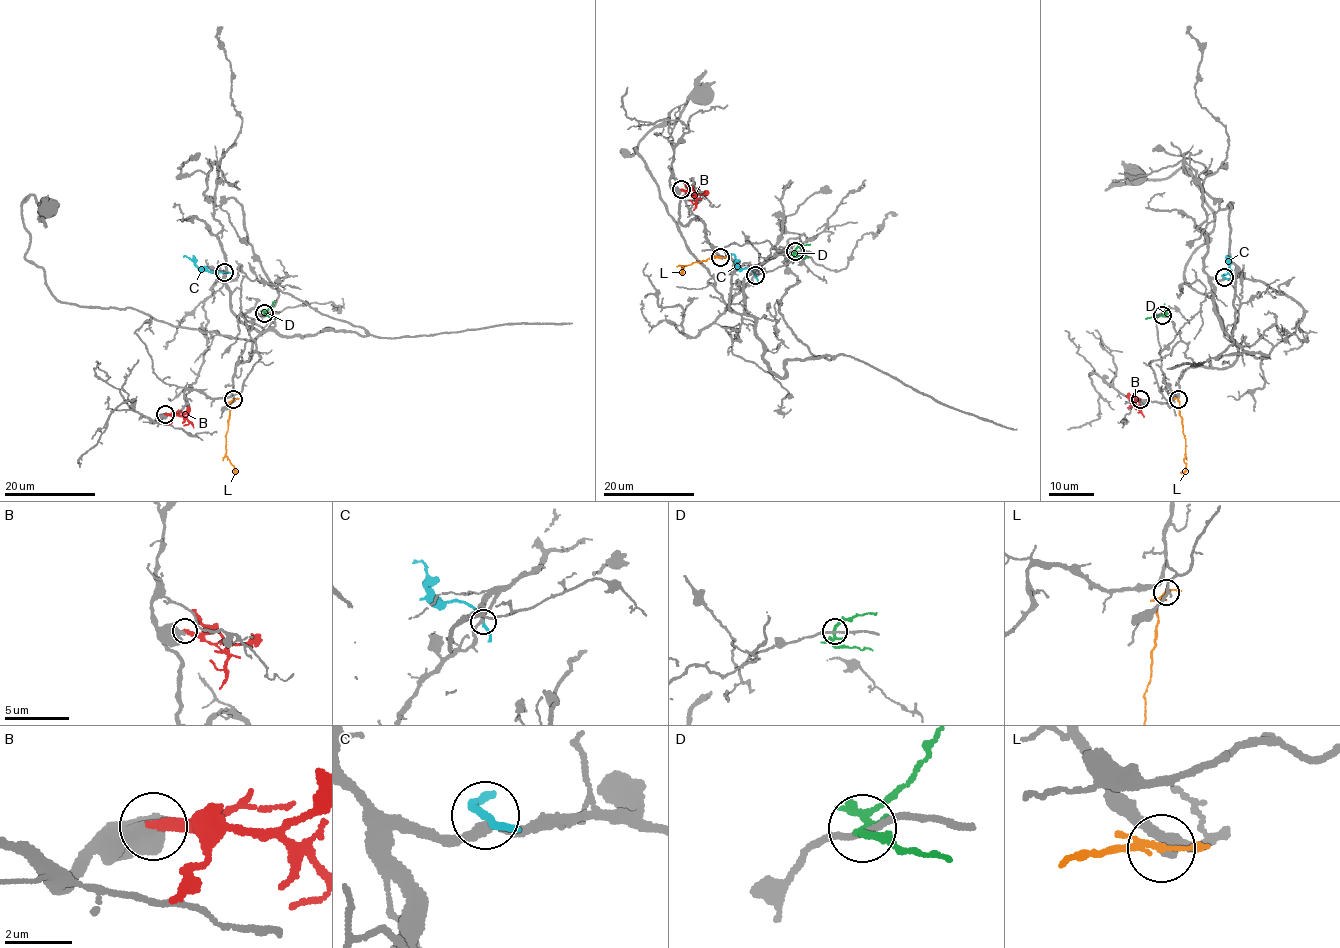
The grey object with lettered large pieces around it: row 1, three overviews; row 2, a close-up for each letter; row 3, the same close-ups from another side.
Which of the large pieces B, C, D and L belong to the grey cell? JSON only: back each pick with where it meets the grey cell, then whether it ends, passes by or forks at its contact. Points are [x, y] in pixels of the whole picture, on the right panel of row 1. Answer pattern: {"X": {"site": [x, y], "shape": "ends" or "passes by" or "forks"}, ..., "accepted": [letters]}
{"L": {"site": [1178, 399], "shape": "forks"}, "accepted": ["L"]}

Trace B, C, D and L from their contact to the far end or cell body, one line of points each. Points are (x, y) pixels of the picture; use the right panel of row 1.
B: (1140, 399), (1133, 401), (1144, 416)
C: (1223, 277), (1229, 274), (1226, 255), (1229, 256)
D: (1162, 315), (1145, 318)
L: (1177, 398), (1185, 439), (1184, 471), (1180, 473)

